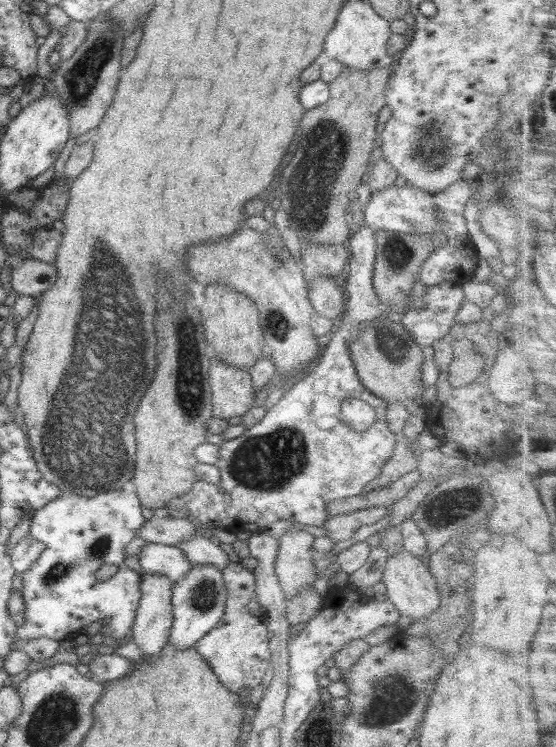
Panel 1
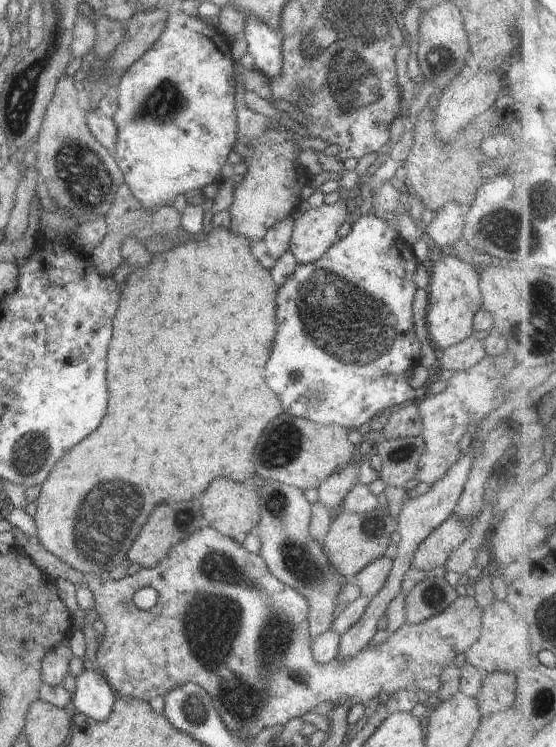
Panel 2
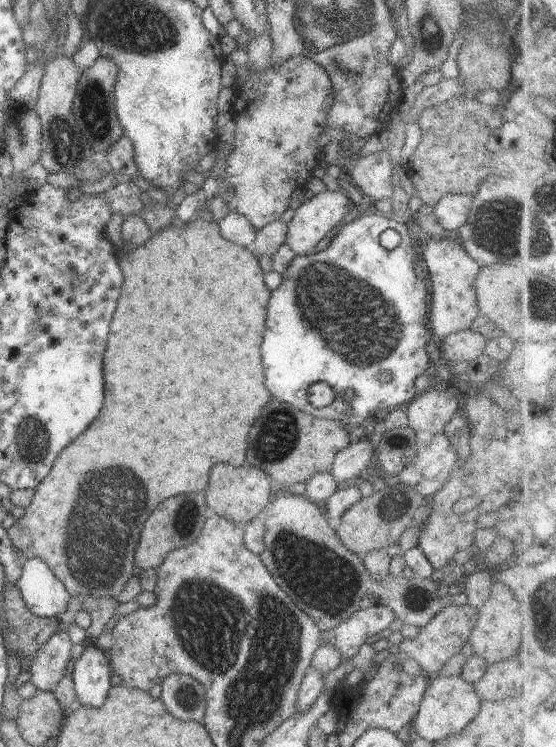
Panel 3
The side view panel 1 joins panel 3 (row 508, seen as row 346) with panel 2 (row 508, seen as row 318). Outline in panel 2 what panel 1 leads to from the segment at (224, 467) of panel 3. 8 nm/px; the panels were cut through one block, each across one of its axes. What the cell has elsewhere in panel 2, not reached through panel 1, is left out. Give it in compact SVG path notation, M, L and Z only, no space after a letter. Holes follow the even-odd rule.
M225 477L216 478L208 489L198 498L204 519L208 526L218 530L231 540L240 540L240 534L249 534L253 532L260 523L259 499L257 490L259 482L251 480L249 482L240 483Z

